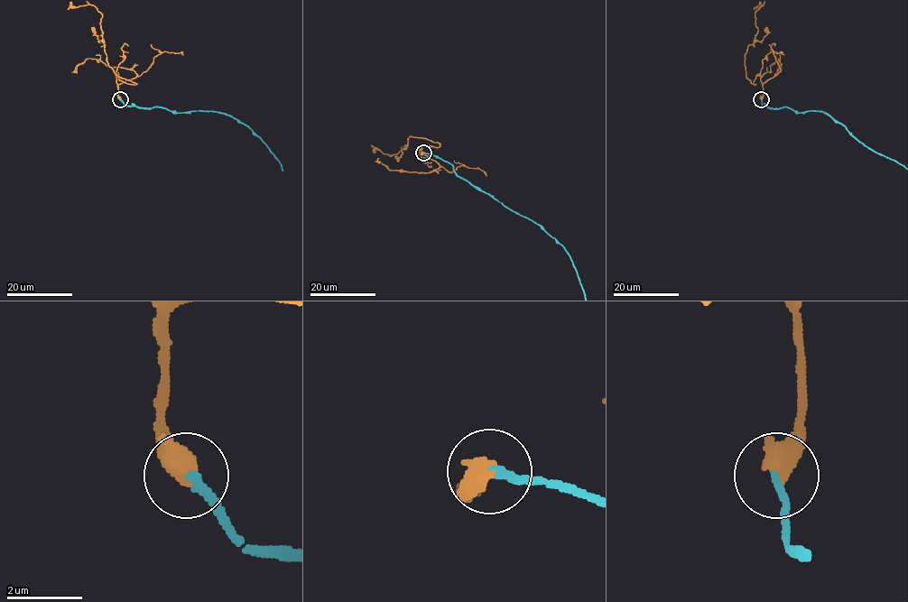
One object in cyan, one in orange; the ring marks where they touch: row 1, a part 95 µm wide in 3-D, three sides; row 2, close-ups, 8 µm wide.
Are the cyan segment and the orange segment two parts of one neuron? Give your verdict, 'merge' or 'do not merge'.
merge

